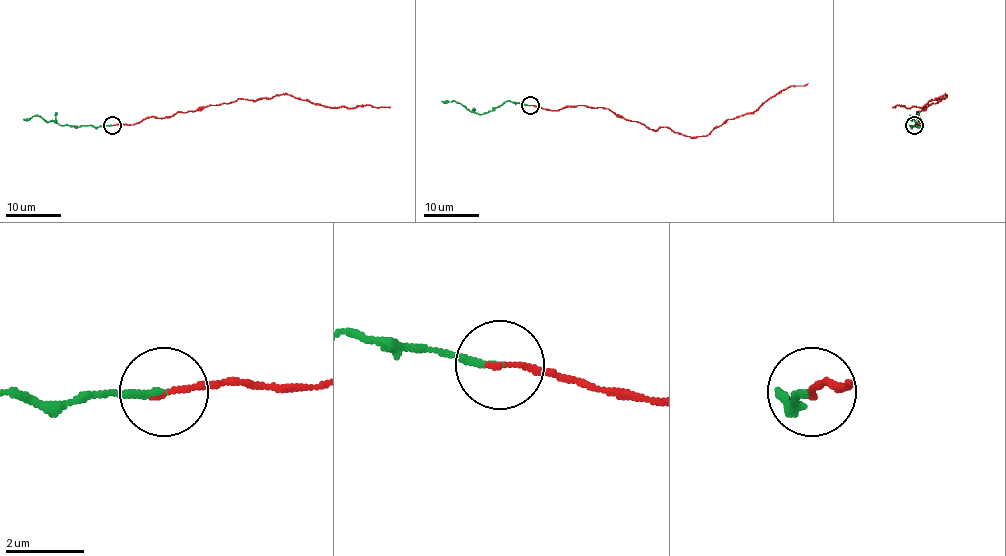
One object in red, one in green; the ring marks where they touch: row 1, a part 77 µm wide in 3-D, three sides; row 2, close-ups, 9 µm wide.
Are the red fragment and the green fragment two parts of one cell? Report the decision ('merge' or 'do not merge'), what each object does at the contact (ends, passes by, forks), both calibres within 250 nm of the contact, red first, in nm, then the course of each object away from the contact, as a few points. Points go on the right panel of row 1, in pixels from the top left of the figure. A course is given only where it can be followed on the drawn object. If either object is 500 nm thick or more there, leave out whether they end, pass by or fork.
merge | red ends | green ends | 130/180 nm | red via (914, 125), (918, 124), (916, 112), (946, 95), (923, 107), (892, 106) | green via (914, 125), (923, 125), (909, 116), (910, 120)

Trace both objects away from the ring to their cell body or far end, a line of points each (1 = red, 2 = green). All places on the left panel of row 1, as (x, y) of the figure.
1: (112, 125), (137, 124), (149, 117), (170, 117), (238, 99), (254, 100), (287, 94), (327, 107), (389, 106)
2: (112, 125), (59, 125), (36, 116), (24, 120)

